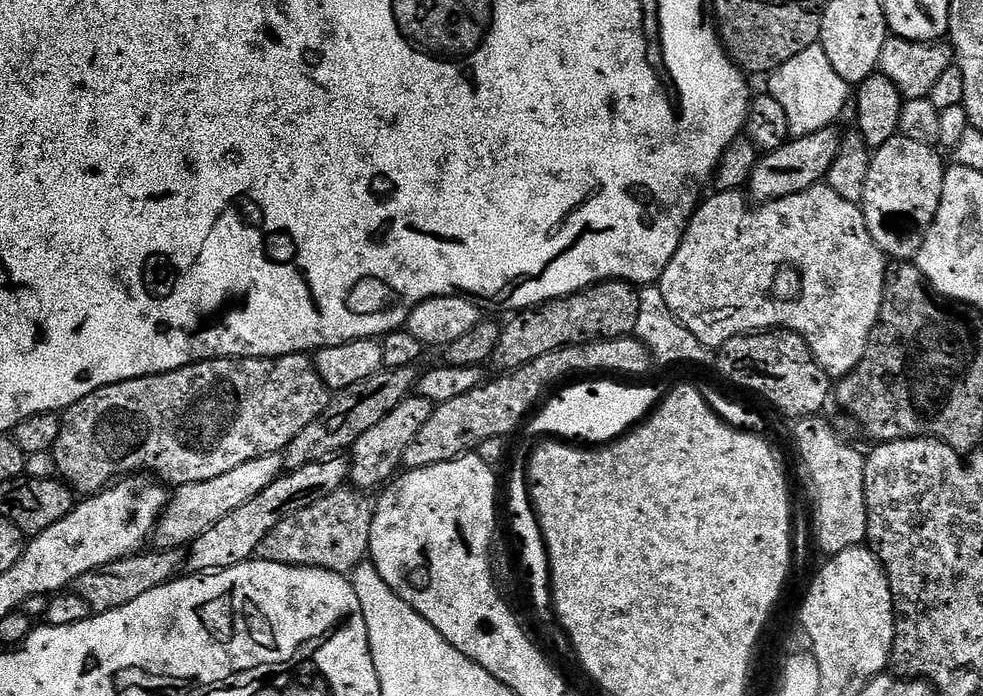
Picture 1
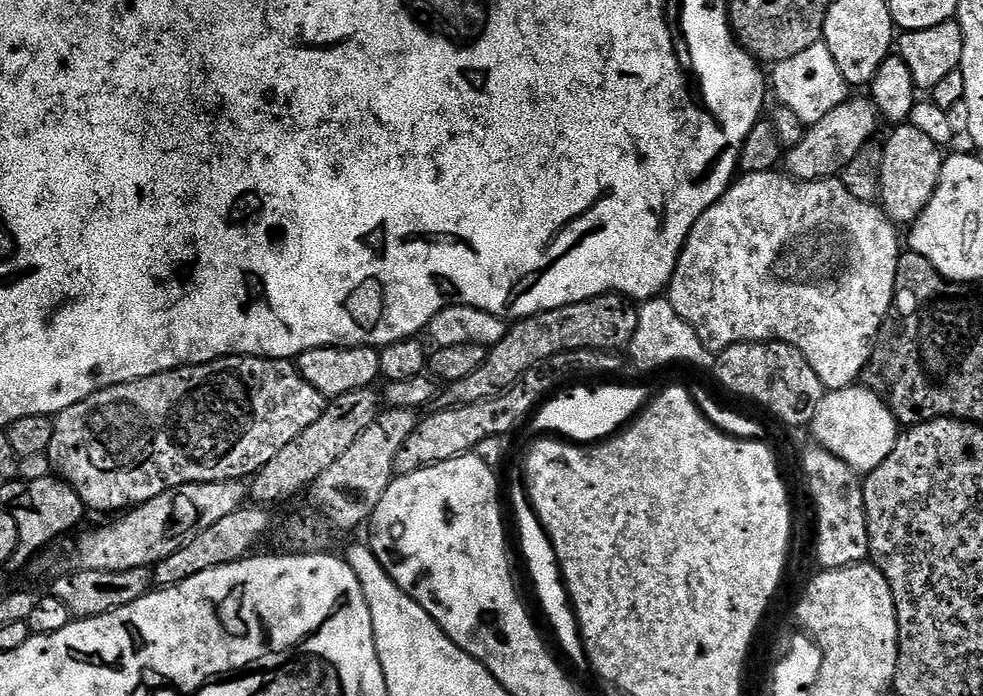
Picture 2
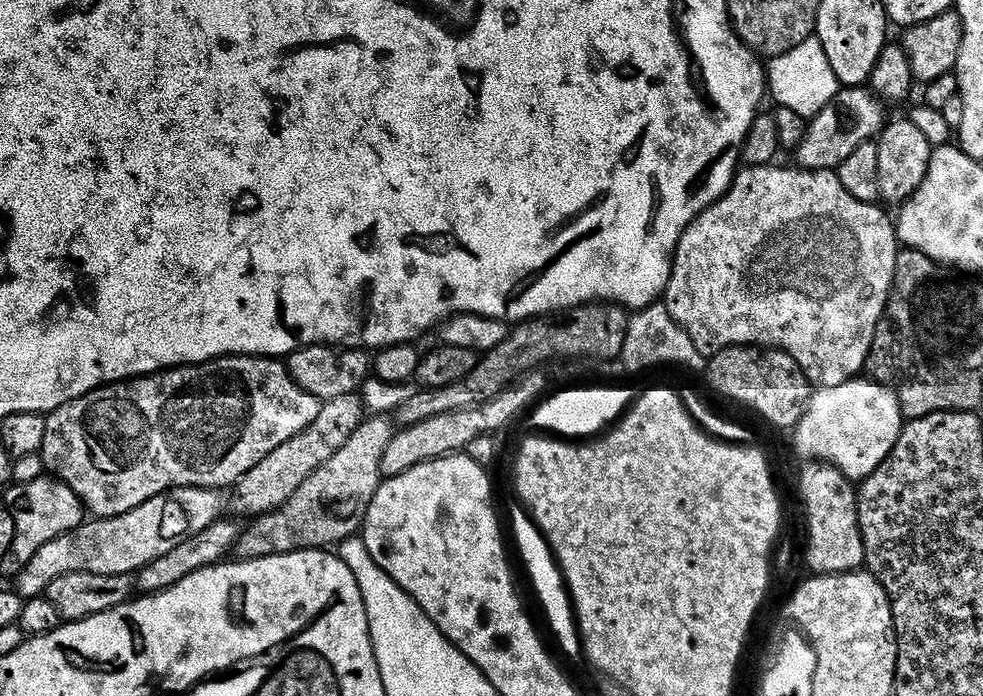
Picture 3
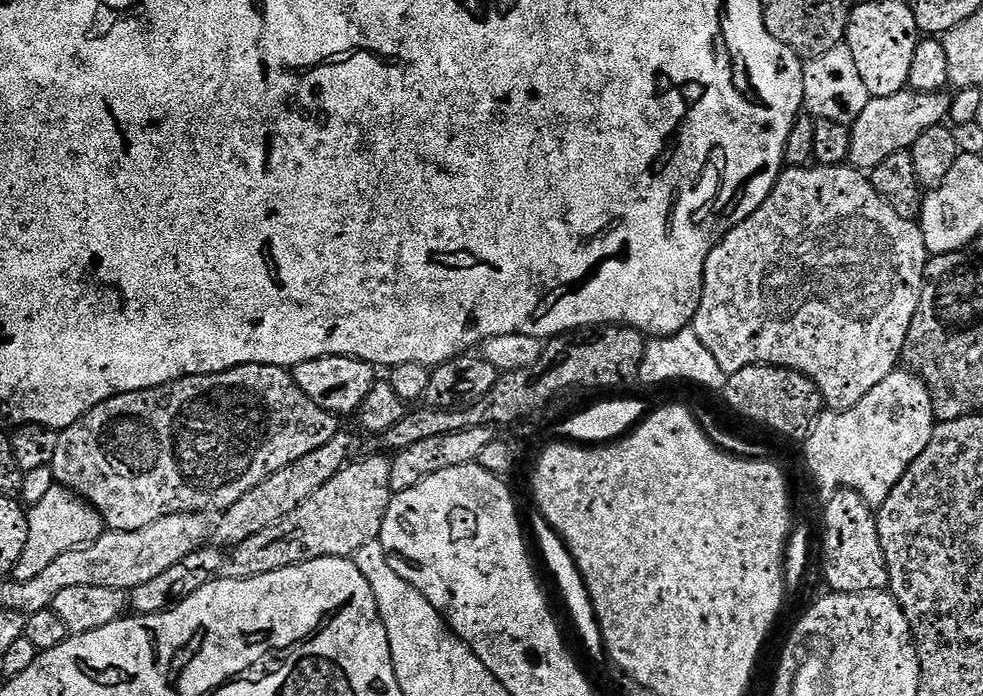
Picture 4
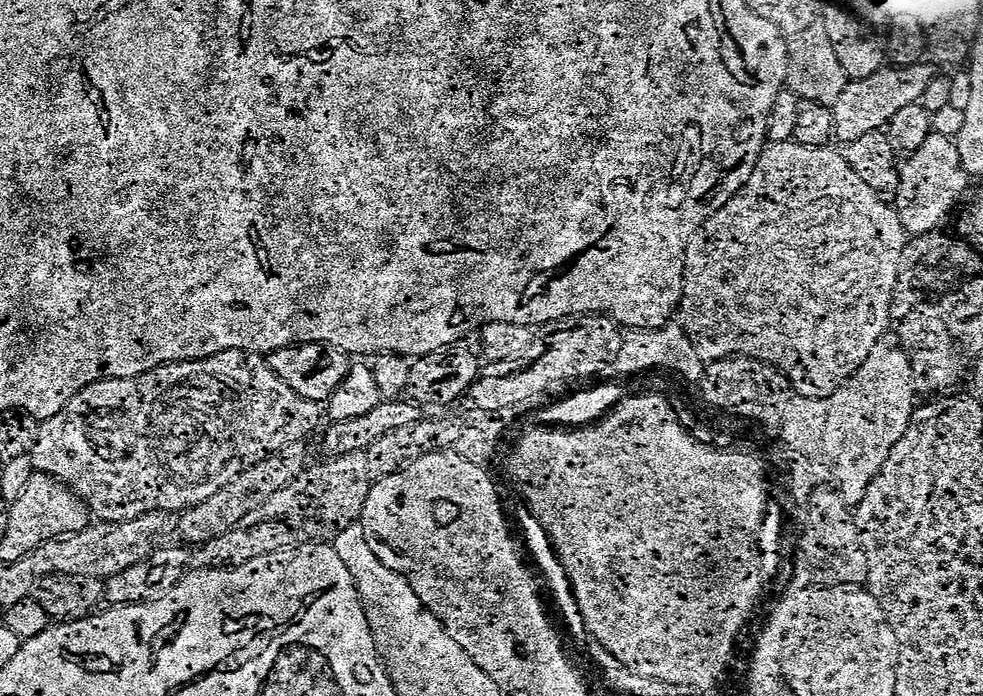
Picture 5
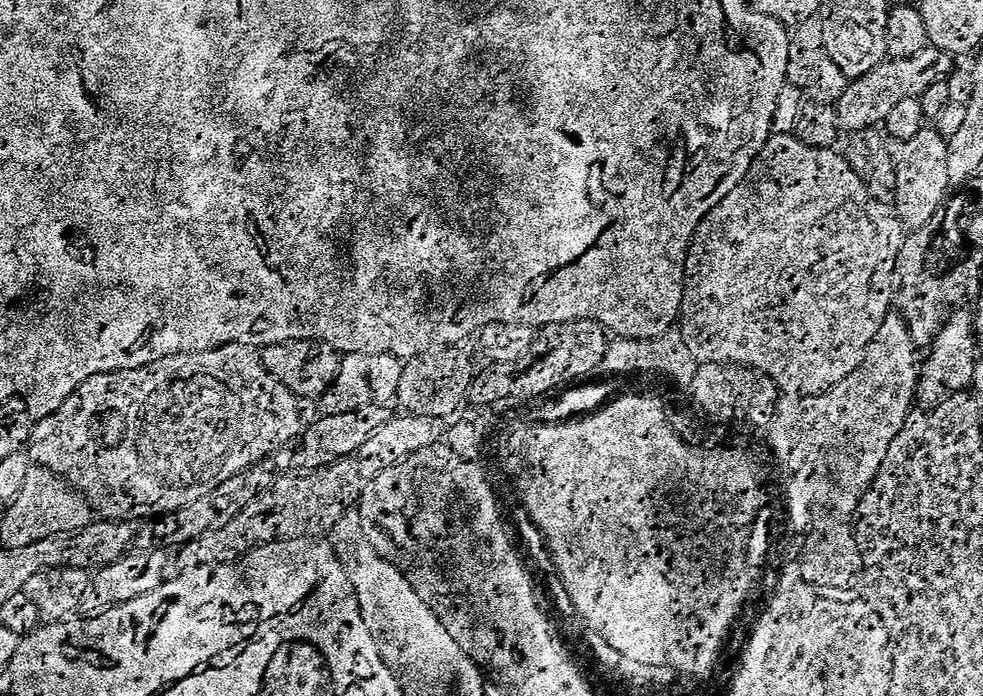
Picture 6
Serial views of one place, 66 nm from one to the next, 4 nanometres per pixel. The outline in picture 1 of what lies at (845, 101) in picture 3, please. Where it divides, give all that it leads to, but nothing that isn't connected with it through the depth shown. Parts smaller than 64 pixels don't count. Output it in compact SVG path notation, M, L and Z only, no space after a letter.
M829 126L809 136L797 136L780 148L761 155L750 181L750 189L757 196L757 201L780 200L783 196L798 194L821 183L827 177L830 166L834 166L834 158L838 158L842 136L835 130L835 127Z

